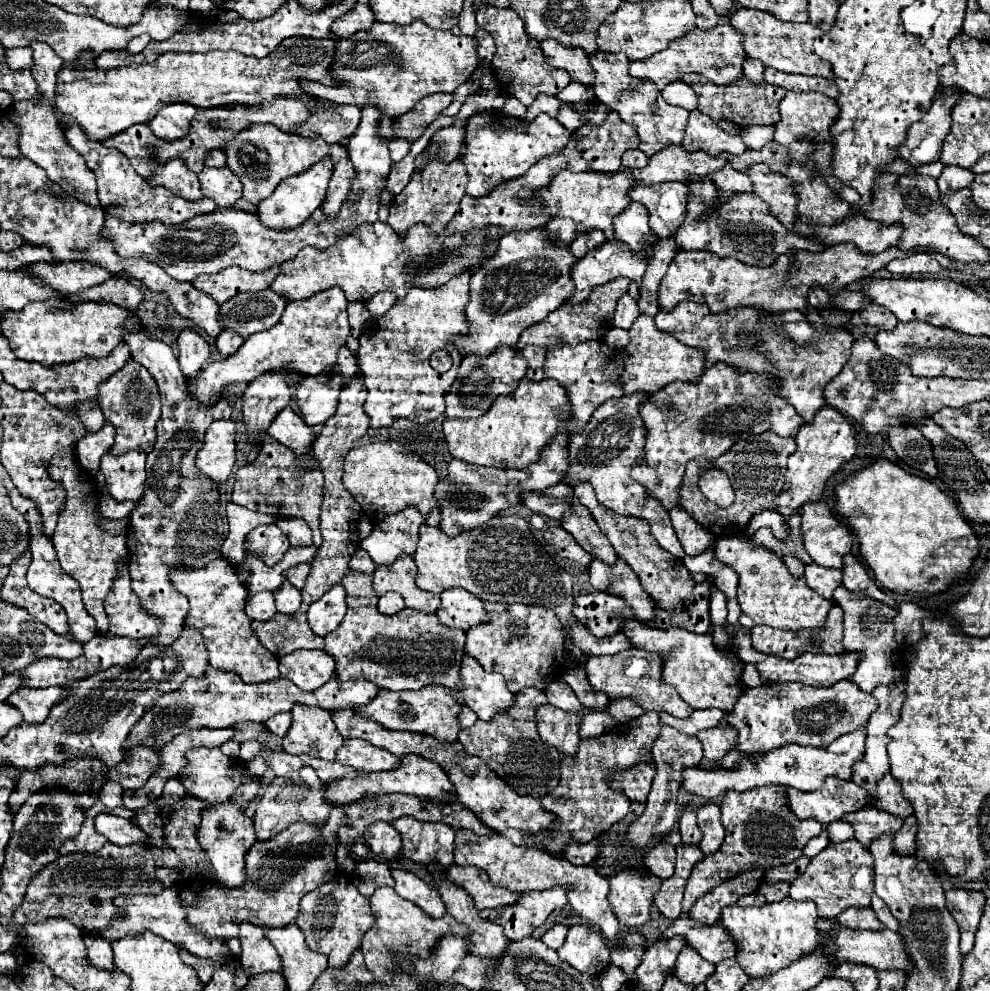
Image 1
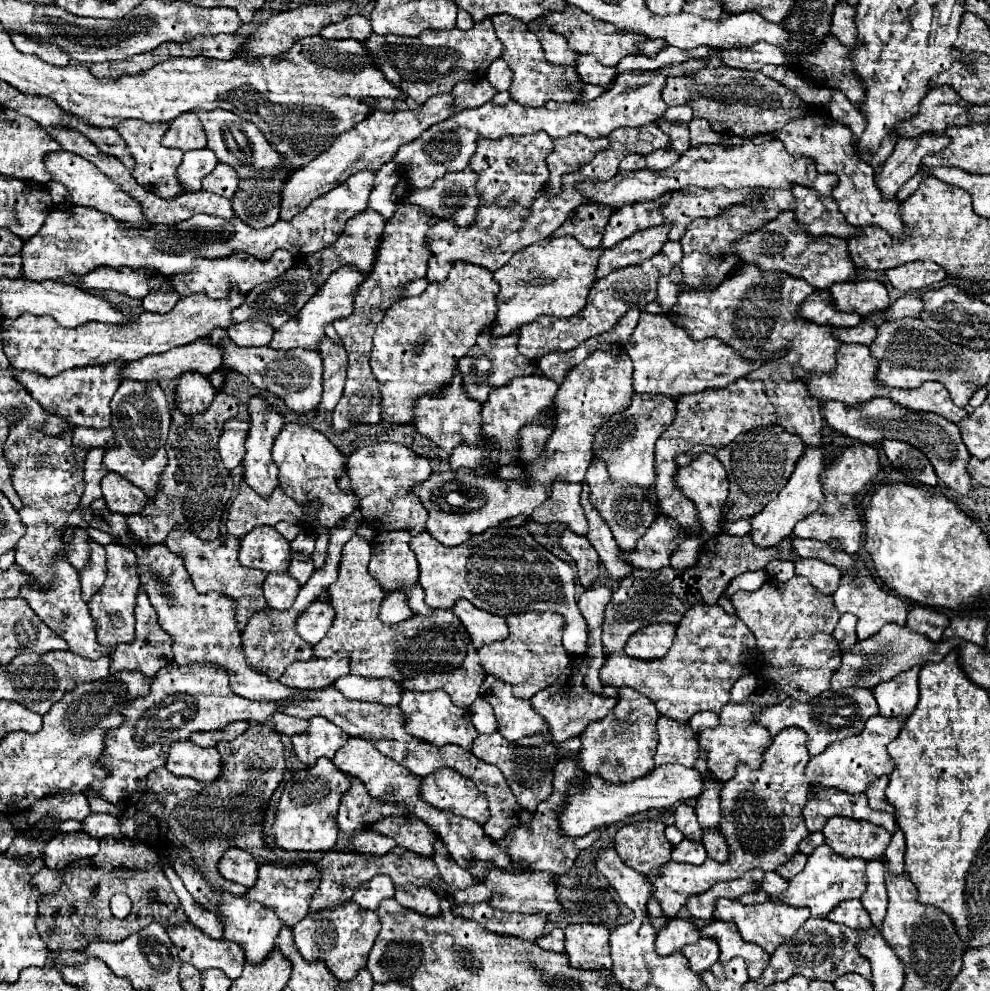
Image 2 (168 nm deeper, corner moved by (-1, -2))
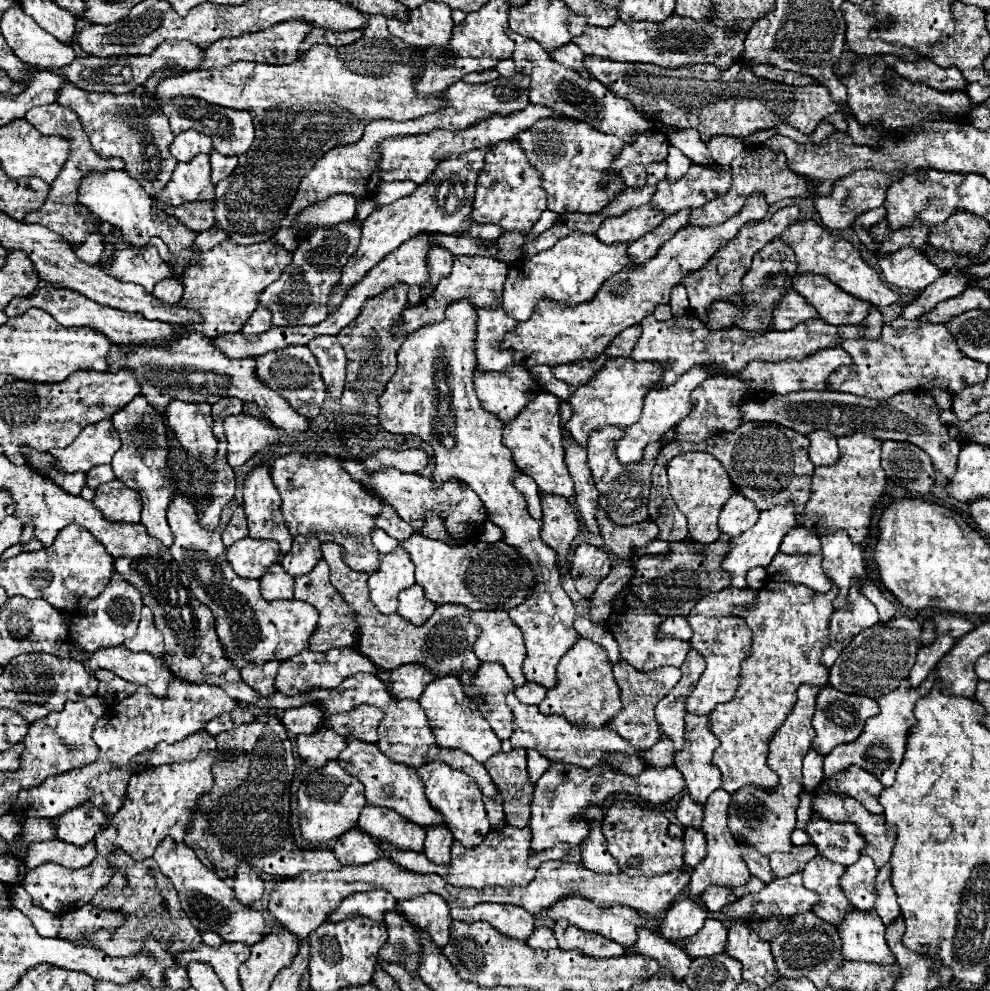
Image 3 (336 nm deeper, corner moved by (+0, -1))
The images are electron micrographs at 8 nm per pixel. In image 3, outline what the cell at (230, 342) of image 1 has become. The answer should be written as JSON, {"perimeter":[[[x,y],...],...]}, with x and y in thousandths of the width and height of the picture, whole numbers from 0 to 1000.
{"perimeter":[[[259,311],[259,315],[251,321],[251,325],[244,331],[244,337],[255,339],[255,337],[265,337],[275,331],[275,315],[271,311]]]}

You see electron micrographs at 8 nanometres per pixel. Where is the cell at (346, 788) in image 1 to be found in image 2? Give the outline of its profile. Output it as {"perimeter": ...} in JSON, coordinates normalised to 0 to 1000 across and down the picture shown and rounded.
{"perimeter":[[[443,776],[425,786],[423,804],[433,812],[454,818],[464,824],[490,830],[492,826],[492,806],[482,798],[478,788],[456,776]]]}

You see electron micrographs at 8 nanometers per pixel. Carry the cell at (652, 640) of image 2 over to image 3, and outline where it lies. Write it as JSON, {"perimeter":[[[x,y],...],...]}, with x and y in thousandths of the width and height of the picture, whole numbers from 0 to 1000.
{"perimeter":[[[689,622],[673,624],[671,630],[667,632],[667,638],[681,642],[681,644],[687,644],[687,646],[697,646],[697,642],[699,642],[699,634],[695,632],[693,624],[689,624]]]}

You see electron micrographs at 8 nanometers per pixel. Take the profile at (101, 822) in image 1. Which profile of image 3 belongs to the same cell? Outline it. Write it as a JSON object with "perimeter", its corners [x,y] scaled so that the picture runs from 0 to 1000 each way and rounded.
{"perimeter":[[[83,811],[53,827],[53,834],[57,836],[57,846],[77,854],[93,850],[105,831],[107,821],[95,815],[95,811]]]}

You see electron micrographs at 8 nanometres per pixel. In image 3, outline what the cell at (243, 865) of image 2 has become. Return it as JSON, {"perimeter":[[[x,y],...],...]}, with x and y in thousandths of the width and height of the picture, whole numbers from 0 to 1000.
{"perimeter":[[[248,870],[240,872],[240,880],[238,880],[238,888],[236,888],[236,902],[248,914],[255,914],[267,902],[265,886]]]}

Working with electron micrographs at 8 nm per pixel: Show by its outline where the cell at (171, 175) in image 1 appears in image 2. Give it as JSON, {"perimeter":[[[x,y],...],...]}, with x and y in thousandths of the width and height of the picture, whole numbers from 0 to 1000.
{"perimeter":[[[126,122],[118,128],[118,132],[124,136],[126,144],[132,150],[132,156],[136,158],[134,179],[142,189],[146,189],[148,193],[153,193],[165,201],[173,201],[173,199],[179,199],[185,195],[185,187],[181,187],[181,181],[179,181],[179,169],[185,160],[185,152],[169,150],[163,146],[163,138],[169,132],[169,124],[148,126],[146,122]]]}

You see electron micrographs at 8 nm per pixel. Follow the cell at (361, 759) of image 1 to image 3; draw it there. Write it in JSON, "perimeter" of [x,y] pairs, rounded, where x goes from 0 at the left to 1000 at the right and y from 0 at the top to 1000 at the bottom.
{"perimeter":[[[354,745],[349,757],[341,763],[341,771],[356,781],[358,785],[362,785],[368,795],[370,795],[370,807],[374,813],[382,813],[382,815],[392,815],[402,819],[404,823],[408,823],[410,827],[430,836],[436,831],[446,831],[446,823],[434,813],[434,809],[428,803],[428,793],[426,787],[420,783],[420,777],[410,773],[410,771],[402,771],[396,769],[392,763],[388,763],[382,753],[372,751],[372,749],[364,749],[360,745]]]}

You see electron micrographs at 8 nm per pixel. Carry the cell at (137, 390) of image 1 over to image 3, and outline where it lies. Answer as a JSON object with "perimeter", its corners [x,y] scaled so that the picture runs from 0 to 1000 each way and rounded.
{"perimeter":[[[137,400],[131,408],[127,408],[123,414],[119,414],[113,420],[113,426],[123,442],[123,452],[113,462],[115,478],[129,492],[135,492],[141,496],[143,509],[145,509],[143,529],[145,529],[147,537],[152,541],[160,543],[168,553],[172,553],[172,549],[176,547],[176,541],[174,541],[170,527],[168,527],[168,513],[176,501],[178,488],[168,482],[168,476],[170,476],[170,472],[168,472],[170,454],[168,454],[168,436],[166,436],[168,420],[160,418],[147,406],[145,400]]]}

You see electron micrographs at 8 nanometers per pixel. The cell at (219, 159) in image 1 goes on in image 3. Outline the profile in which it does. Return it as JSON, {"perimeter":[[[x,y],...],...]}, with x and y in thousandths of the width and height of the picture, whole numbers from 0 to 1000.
{"perimeter":[[[198,157],[188,165],[180,163],[172,184],[164,190],[164,196],[160,196],[158,202],[172,208],[184,208],[198,202],[216,202],[210,157]]]}

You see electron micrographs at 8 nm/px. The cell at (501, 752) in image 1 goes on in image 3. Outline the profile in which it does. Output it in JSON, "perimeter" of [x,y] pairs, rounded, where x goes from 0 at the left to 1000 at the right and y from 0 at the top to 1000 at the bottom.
{"perimeter":[[[519,755],[515,759],[503,759],[489,773],[509,805],[511,829],[519,836],[529,836],[535,827],[539,799],[531,779],[531,757]]]}

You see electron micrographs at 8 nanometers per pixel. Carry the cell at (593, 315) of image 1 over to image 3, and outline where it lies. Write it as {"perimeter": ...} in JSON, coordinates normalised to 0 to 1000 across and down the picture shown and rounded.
{"perimeter":[[[760,196],[760,200],[752,206],[749,214],[745,218],[739,218],[731,226],[725,228],[701,228],[695,226],[687,230],[679,242],[675,242],[667,254],[648,266],[648,270],[636,270],[620,276],[612,287],[606,291],[606,295],[592,307],[584,307],[580,311],[572,311],[572,307],[556,307],[556,303],[549,303],[539,313],[539,319],[531,325],[523,325],[519,333],[515,333],[509,343],[507,351],[519,353],[519,365],[537,371],[539,367],[552,367],[552,369],[564,369],[564,367],[578,367],[584,363],[598,363],[604,361],[612,349],[632,331],[646,327],[651,319],[659,317],[665,307],[677,305],[677,293],[683,287],[689,287],[689,283],[697,276],[707,272],[725,250],[729,250],[737,240],[745,236],[745,232],[756,222],[772,222],[776,216],[778,206],[770,196]]]}

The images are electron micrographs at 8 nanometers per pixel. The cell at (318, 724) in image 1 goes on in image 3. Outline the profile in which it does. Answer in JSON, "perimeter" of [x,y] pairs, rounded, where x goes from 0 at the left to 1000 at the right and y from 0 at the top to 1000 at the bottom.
{"perimeter":[[[319,737],[315,741],[303,741],[301,747],[303,765],[317,775],[325,775],[331,767],[339,767],[341,761],[349,755],[347,743],[341,743],[337,737]]]}

